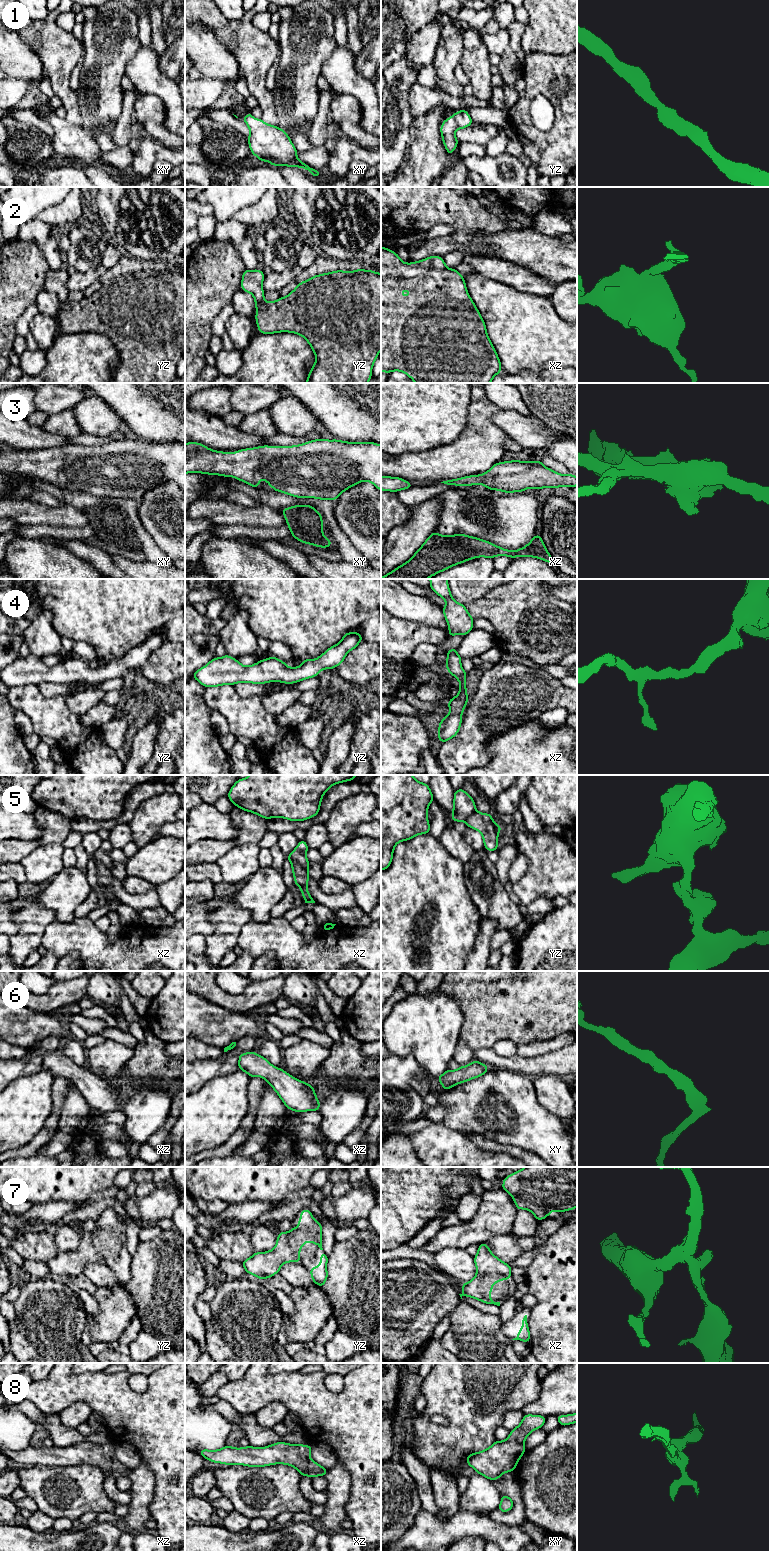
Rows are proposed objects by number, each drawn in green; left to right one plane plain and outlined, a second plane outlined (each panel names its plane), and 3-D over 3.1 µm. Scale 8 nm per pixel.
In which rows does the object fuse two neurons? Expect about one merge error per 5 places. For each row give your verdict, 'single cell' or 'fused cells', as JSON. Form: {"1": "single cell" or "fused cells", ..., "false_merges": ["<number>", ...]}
{"1": "single cell", "2": "single cell", "3": "single cell", "4": "single cell", "5": "fused cells", "6": "single cell", "7": "single cell", "8": "single cell", "false_merges": ["5"]}

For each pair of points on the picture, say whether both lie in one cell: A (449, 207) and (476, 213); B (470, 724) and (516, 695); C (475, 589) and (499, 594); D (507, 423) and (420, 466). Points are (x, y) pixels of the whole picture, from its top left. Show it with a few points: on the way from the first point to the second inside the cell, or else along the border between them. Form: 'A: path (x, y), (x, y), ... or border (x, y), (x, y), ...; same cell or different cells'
A: path (456, 210), (469, 213); same cell
B: path (481, 718), (505, 697); same cell
C: border (491, 589), (483, 596), (467, 604); different cells
D: border (499, 409), (491, 419), (509, 438); different cells

